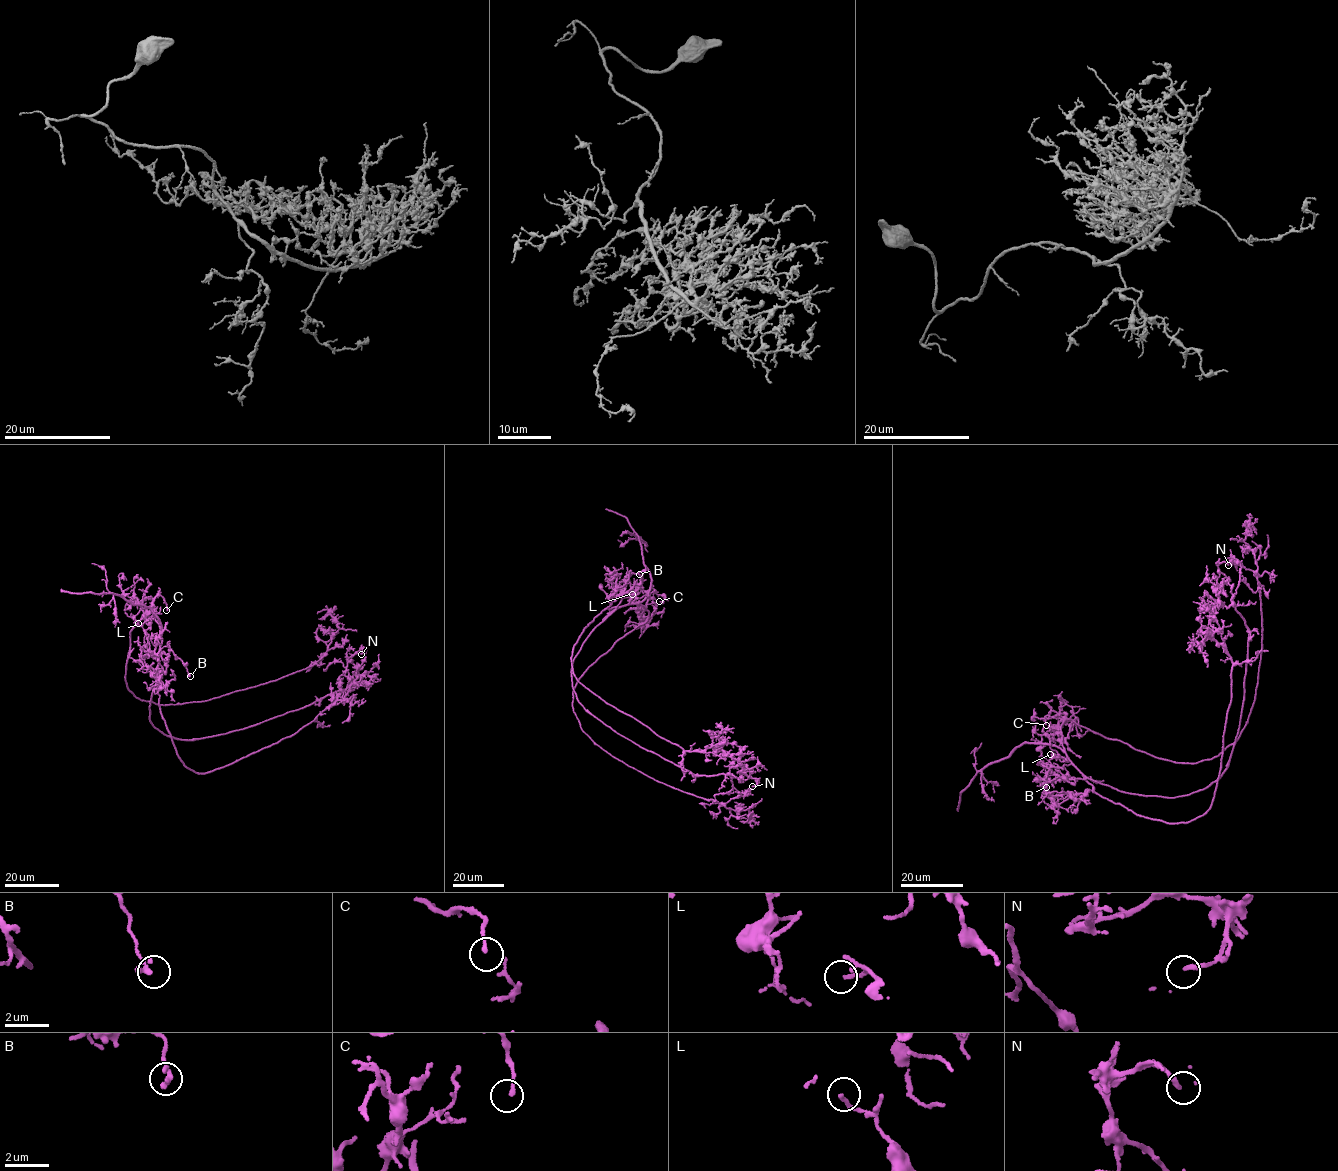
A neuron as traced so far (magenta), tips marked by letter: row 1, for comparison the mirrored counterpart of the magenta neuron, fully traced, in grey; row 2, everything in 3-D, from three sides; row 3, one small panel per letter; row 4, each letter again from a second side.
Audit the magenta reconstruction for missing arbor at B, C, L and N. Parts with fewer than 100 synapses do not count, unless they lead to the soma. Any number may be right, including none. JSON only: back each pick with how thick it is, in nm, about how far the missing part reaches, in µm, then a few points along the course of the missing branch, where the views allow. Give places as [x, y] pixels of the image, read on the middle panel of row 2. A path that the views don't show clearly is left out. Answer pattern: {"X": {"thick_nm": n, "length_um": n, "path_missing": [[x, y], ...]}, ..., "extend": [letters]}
{"extend": []}

